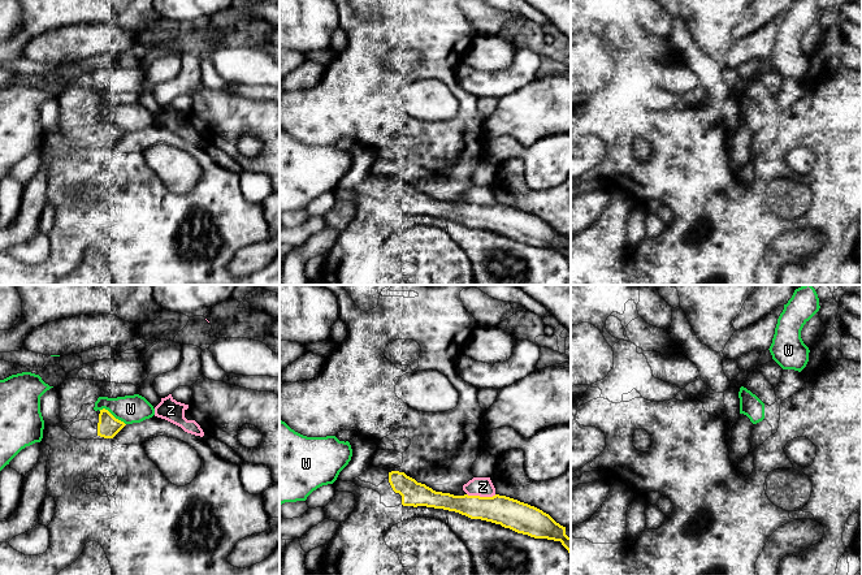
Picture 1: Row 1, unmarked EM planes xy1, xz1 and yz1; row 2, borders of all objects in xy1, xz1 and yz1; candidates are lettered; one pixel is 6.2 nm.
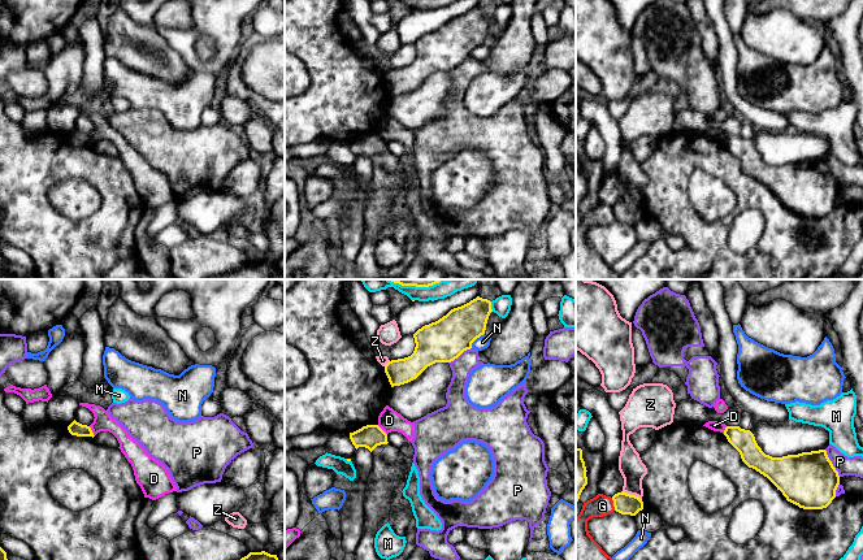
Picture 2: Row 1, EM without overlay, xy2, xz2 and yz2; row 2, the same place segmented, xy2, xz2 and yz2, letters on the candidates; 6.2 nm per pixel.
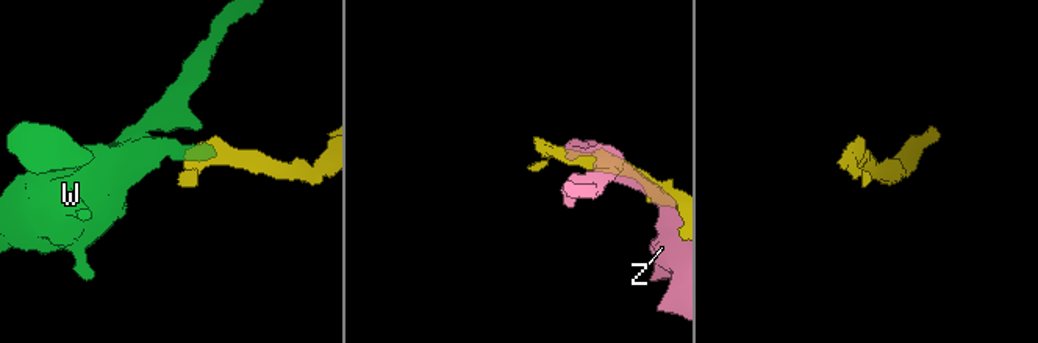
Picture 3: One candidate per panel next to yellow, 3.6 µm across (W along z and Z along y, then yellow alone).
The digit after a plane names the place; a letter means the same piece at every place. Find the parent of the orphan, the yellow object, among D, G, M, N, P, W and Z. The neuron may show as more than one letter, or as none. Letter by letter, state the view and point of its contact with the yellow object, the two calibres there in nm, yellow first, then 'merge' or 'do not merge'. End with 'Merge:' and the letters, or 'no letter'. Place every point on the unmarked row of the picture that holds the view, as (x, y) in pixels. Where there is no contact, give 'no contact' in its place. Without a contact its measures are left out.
D: xy2 (91, 140) | 80/110 nm | do not merge
G: yz2 (614, 213) | 130/130 nm | do not merge
M: xz2 (490, 16) | 240/110 nm | do not merge
N: xz2 (476, 47) | 260/80 nm | do not merge
P: yz2 (831, 172) | 340/120 nm | do not merge
W: xy1 (111, 122) | 140/180 nm | do not merge
Z: xz1 (481, 206) | 180/120 nm | do not merge
Merge: no letter

